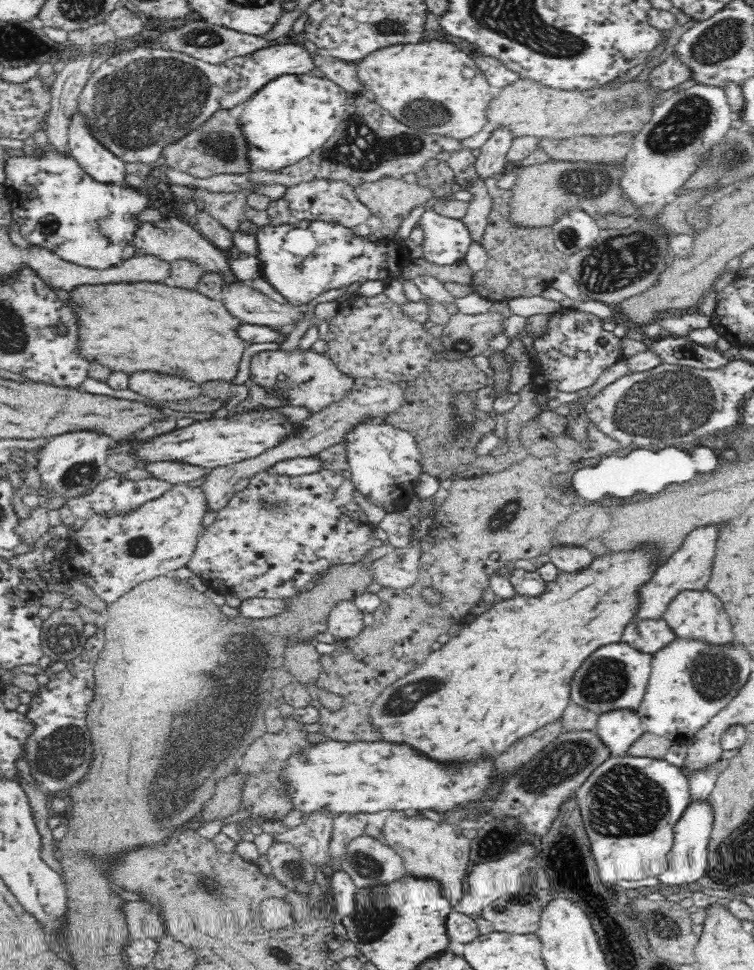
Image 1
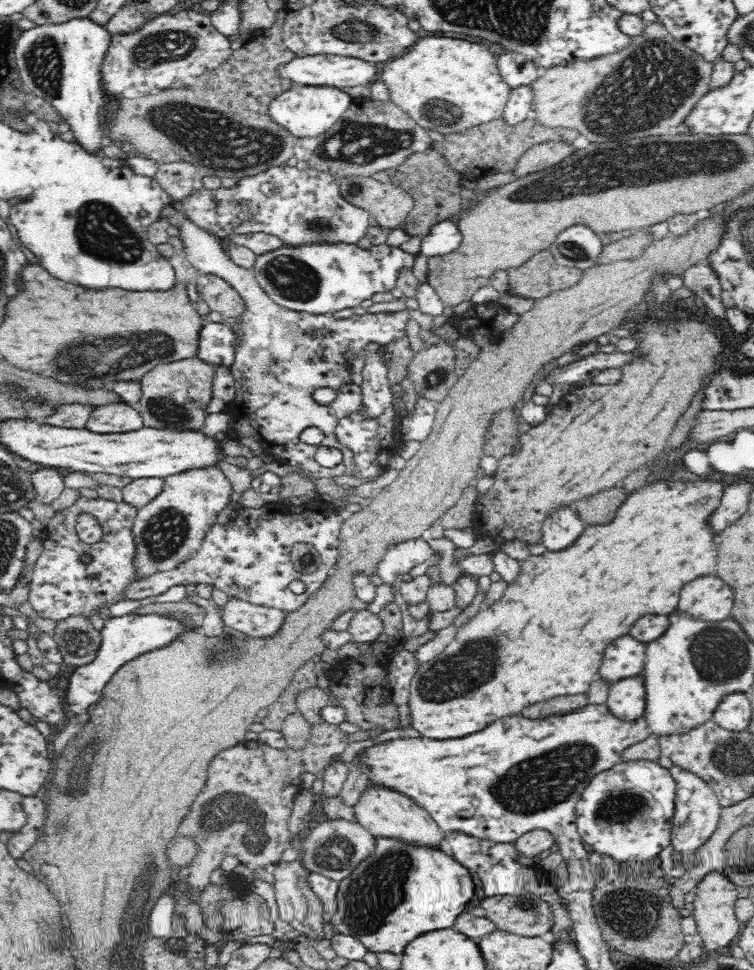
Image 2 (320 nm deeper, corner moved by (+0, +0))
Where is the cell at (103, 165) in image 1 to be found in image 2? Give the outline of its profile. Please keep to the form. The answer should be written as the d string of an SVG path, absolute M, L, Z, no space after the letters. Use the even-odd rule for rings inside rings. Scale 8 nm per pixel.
M89 17L68 20L62 24L36 25L24 31L15 46L15 81L25 93L47 100L74 134L74 140L88 154L104 156L104 145L110 142L100 122L100 108L108 97L103 88L101 66L109 47L111 34L94 24Z

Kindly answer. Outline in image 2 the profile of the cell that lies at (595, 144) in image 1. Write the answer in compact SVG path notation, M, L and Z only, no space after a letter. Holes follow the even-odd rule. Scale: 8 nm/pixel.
M547 140L524 151L513 170L516 178L548 168L562 162L576 152L576 146L568 141Z

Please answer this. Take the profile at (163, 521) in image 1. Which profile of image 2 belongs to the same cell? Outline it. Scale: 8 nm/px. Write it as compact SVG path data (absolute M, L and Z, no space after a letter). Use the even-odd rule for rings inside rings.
M217 466L164 478L163 489L136 510L132 523L135 553L131 563L136 580L146 580L154 573L172 570L192 558L208 529L217 523L220 511L230 503L232 492L231 482Z

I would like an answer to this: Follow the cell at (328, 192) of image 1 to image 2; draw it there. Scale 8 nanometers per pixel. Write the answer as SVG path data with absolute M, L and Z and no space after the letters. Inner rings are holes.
M276 166L256 176L238 179L234 188L200 190L180 203L190 221L221 240L231 232L266 232L280 237L284 245L309 241L354 244L364 237L370 226L369 212L344 199L339 180L313 168L299 170L294 166Z

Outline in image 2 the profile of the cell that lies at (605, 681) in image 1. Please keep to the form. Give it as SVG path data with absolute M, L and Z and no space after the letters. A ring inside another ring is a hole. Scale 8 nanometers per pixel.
M630 636L614 640L604 652L604 660L598 668L598 678L610 685L641 676L646 660L646 645Z

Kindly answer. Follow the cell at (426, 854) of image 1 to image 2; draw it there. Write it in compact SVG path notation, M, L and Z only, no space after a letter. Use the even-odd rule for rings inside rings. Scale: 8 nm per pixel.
M369 788L365 790L361 802L354 810L358 823L376 838L399 840L401 843L409 844L409 847L451 854L446 842L448 834L441 831L427 811L400 793L388 789Z

